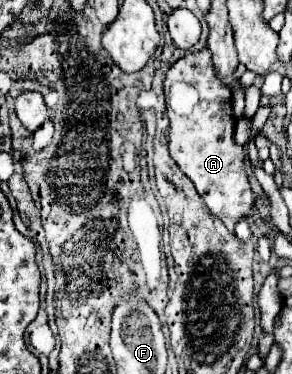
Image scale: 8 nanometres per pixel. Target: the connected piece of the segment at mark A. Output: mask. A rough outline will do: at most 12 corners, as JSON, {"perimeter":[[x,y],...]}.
{"perimeter":[[207,49],[165,75],[169,153],[233,233],[255,209]]}

